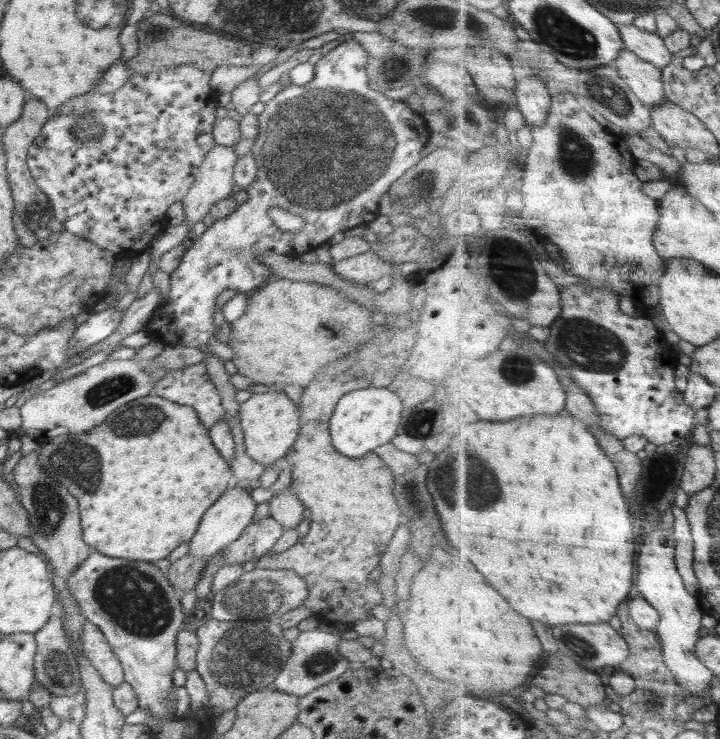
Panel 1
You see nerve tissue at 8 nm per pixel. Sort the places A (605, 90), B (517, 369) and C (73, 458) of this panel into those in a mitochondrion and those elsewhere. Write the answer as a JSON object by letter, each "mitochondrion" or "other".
{"A":"mitochondrion","B":"mitochondrion","C":"mitochondrion"}

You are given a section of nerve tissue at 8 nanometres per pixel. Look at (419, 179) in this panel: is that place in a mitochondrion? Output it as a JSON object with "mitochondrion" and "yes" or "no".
{"mitochondrion":"yes"}

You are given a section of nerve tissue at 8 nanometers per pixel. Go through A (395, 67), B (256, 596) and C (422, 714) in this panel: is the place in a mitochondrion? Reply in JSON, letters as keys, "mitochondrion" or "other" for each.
{"A":"mitochondrion","B":"mitochondrion","C":"other"}

